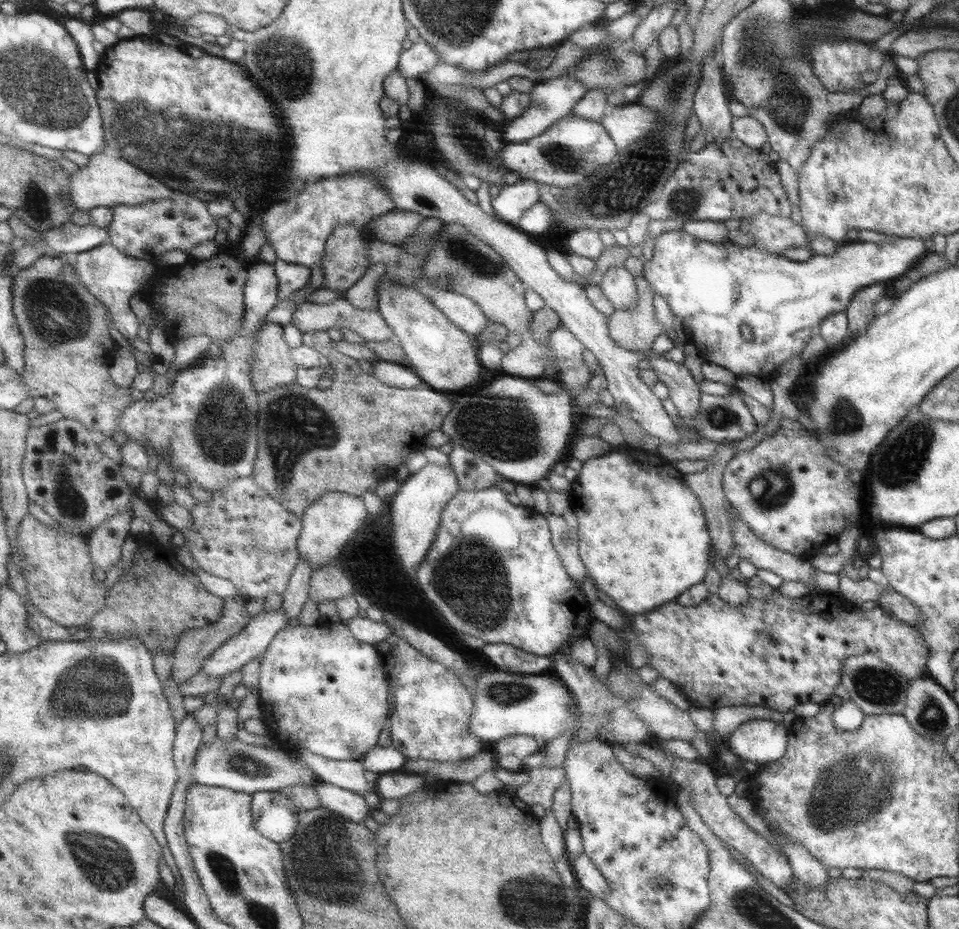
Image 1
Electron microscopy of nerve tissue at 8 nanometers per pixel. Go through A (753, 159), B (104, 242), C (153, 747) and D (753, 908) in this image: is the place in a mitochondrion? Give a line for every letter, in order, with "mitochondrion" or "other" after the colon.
A: other
B: other
C: other
D: mitochondrion

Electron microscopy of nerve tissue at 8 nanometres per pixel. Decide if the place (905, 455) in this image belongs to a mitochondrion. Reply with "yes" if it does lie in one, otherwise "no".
yes

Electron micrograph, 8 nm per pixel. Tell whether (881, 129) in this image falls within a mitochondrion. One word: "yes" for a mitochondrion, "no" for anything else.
no

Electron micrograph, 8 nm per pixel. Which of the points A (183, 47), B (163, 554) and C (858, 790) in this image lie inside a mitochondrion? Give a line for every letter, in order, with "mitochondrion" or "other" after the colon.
A: other
B: other
C: mitochondrion

